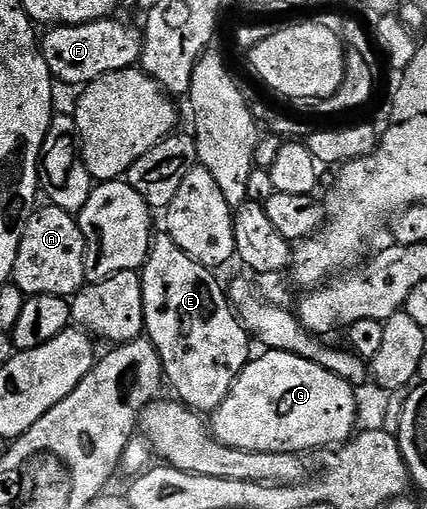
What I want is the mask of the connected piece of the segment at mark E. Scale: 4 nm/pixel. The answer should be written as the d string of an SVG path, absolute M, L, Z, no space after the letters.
M164 233L154 238L149 260L139 274L143 285L144 334L159 353L164 382L173 386L172 394L193 412L217 411L219 405L223 405L231 385L251 358L251 336L237 318L226 288L217 284L213 276L216 274L210 268L199 265L199 261L191 261L191 257L187 257L187 253L183 253L179 245L175 245L175 241L171 241L171 237Z

